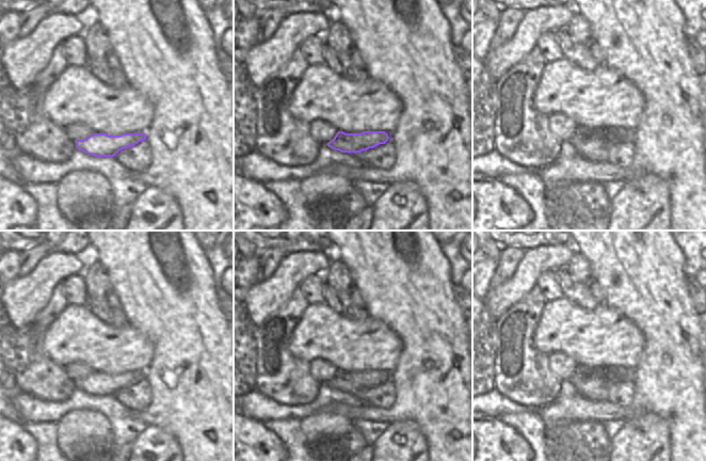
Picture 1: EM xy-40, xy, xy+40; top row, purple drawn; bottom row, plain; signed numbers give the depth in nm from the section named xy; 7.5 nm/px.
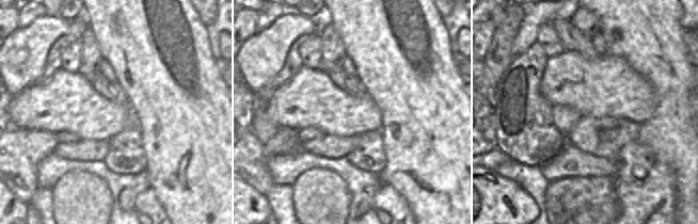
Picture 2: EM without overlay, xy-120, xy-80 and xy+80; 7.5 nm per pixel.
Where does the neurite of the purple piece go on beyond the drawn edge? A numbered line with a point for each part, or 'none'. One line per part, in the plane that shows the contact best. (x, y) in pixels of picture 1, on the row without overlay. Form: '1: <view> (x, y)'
none

